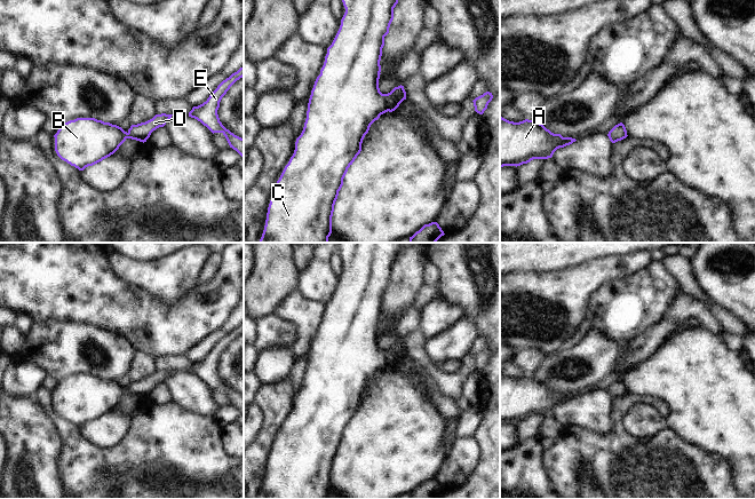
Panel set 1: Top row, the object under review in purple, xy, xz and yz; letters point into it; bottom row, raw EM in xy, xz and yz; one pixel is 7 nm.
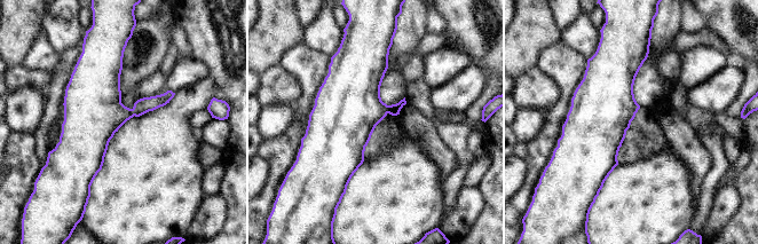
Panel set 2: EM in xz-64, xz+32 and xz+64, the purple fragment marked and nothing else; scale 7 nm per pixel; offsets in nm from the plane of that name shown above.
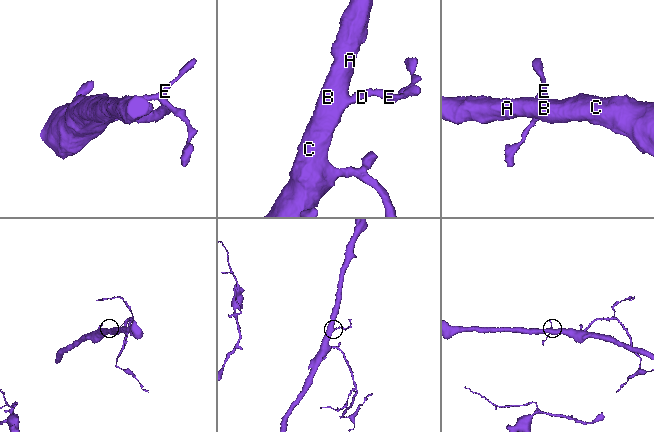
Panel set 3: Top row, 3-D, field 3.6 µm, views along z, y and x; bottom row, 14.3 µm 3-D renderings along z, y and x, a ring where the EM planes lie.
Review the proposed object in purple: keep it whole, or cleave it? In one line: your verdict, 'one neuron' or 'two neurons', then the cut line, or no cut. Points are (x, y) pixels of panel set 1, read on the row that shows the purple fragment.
one neuron; no cut

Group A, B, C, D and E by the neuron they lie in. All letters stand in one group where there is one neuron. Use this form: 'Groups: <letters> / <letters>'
Groups: A B C D E

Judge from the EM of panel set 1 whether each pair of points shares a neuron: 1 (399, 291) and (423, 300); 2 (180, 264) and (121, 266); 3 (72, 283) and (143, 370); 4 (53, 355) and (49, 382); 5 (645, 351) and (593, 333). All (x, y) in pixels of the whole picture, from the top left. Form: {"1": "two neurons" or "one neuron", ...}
{"1": "two neurons", "2": "one neuron", "3": "two neurons", "4": "two neurons", "5": "two neurons"}

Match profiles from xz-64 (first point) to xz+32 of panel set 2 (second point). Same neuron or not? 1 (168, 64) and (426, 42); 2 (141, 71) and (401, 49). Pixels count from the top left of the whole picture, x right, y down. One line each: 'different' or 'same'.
1: same
2: same

